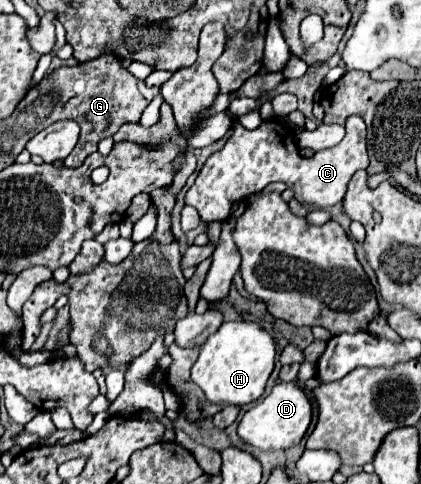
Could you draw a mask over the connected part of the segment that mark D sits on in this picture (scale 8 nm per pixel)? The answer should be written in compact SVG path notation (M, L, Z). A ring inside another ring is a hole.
M280 382L272 388L272 392L254 404L238 424L238 436L242 442L258 448L258 450L286 450L296 446L304 432L308 430L312 420L312 406L306 394L294 382Z

